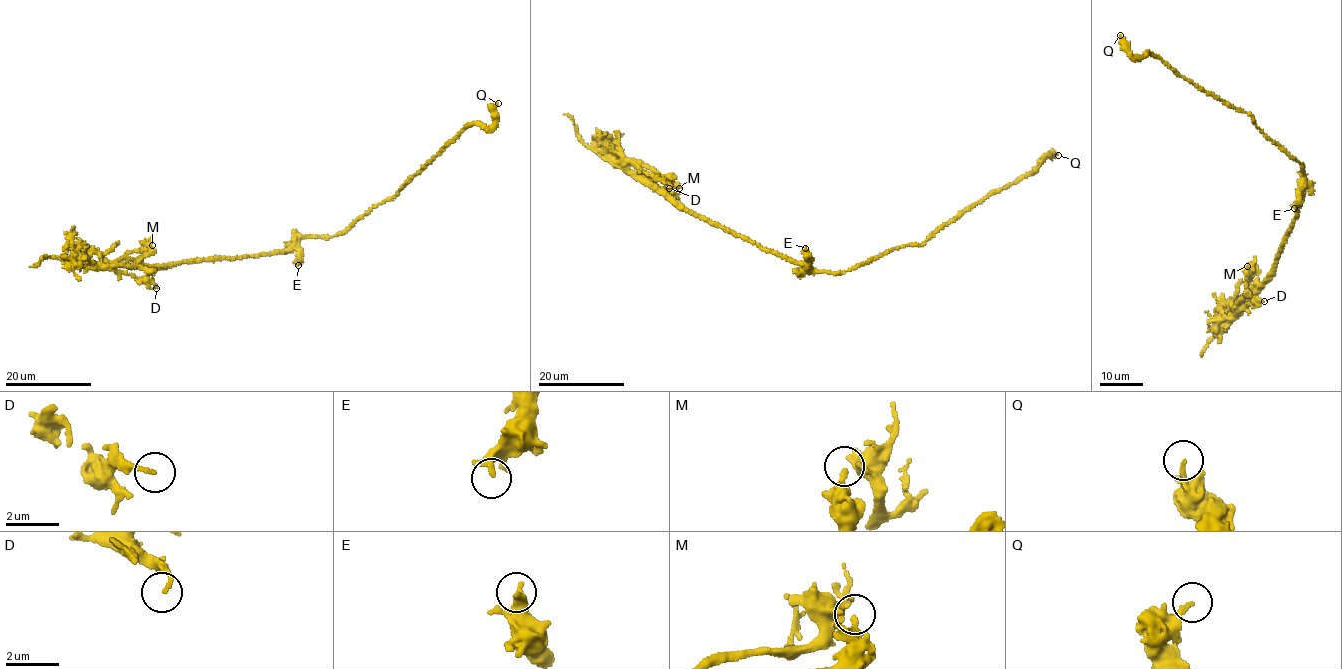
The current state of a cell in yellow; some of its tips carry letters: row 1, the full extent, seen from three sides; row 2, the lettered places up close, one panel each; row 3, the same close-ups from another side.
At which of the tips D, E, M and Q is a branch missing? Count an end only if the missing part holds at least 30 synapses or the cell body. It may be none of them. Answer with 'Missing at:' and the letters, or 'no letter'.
Missing at: no letter

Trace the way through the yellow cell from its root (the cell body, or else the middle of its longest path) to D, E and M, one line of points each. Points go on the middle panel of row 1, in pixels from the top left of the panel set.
D: (809, 270), (690, 214), (637, 167), (660, 178), (670, 185), (669, 188)
E: (809, 270), (805, 248)
M: (809, 270), (683, 209), (642, 173), (639, 164), (645, 165), (659, 178), (679, 188)

